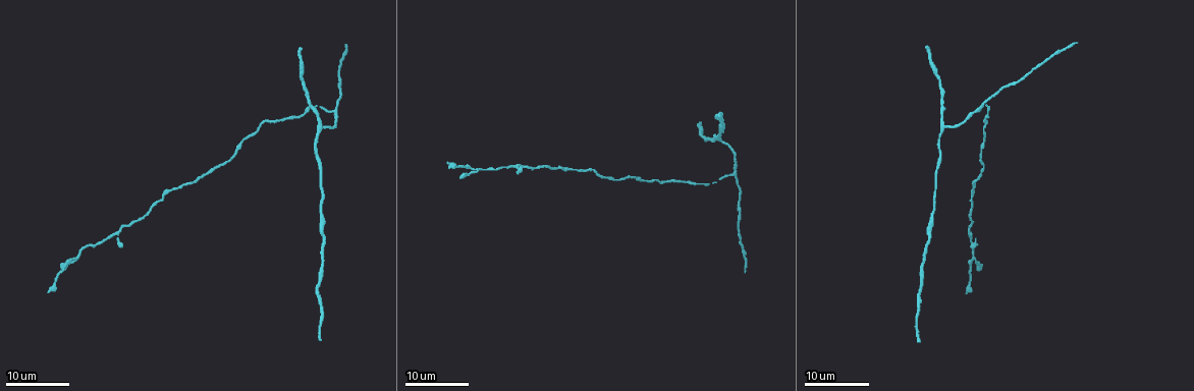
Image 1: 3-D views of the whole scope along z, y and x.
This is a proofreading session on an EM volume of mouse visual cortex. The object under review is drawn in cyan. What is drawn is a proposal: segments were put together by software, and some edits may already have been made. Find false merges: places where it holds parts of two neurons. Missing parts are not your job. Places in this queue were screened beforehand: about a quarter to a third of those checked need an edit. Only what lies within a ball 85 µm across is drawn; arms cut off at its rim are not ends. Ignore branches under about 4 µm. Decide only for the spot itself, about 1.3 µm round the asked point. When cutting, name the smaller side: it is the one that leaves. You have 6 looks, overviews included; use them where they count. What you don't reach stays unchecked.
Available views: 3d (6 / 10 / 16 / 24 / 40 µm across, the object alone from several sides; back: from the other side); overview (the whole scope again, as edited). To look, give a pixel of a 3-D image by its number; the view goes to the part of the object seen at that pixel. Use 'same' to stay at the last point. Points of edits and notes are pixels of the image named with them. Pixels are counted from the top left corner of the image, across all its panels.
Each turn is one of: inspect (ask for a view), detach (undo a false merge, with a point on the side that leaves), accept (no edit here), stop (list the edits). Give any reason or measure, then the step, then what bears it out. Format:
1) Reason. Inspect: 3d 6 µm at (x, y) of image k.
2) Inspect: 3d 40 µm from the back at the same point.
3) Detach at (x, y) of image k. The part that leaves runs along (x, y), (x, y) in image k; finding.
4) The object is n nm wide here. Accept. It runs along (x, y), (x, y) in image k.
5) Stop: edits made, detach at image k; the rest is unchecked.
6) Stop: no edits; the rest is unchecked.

Inspect: 3d 16 µm at (736, 173) of image 1.

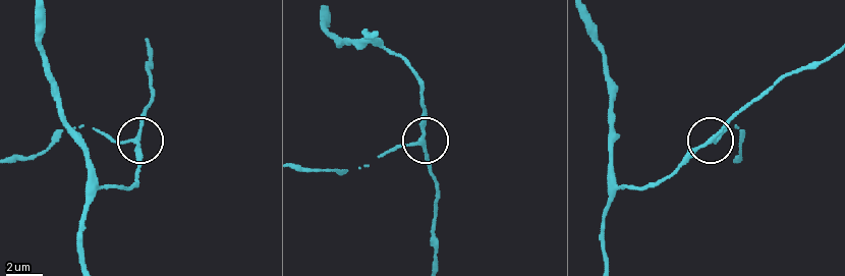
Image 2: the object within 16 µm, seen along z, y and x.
Inspect: 3d 10 µm at (709, 140) of image 2.

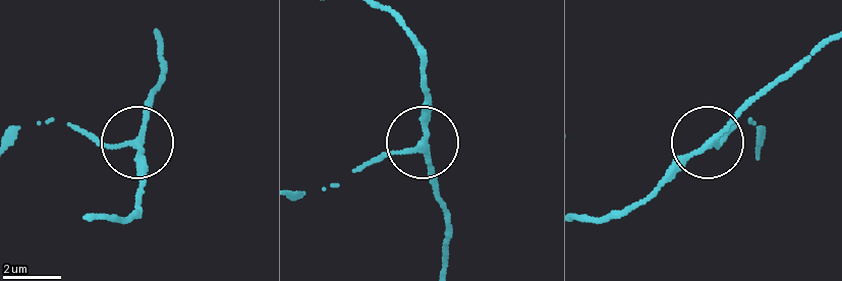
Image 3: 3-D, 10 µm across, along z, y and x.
The object is 190 nm wide here. Accept. It runs along (14, 135), (54, 121), (131, 143), (146, 95) in image 3; all the same neuron.

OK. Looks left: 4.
Calibre changes. Inspect: 3d 16 µm at (1004, 87) of image 1.

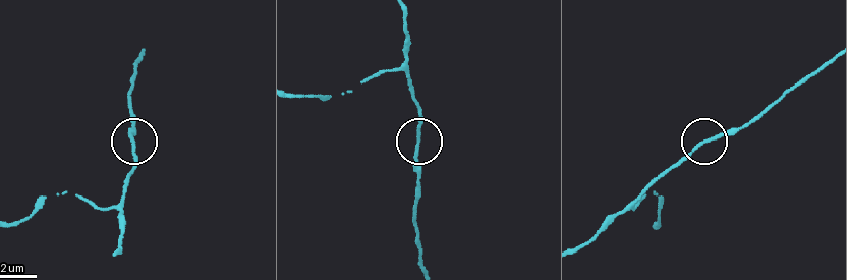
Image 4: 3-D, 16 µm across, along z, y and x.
Inspect: 3d 10 µm at (132, 139) of image 4.

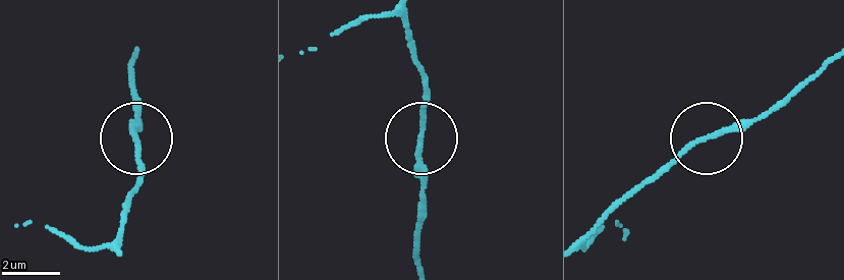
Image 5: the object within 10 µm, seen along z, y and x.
Accept. Continuous, no second neuron.

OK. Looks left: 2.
Sudden change in width. Inspect: 3d 24 µm at (636, 176) of image 1.

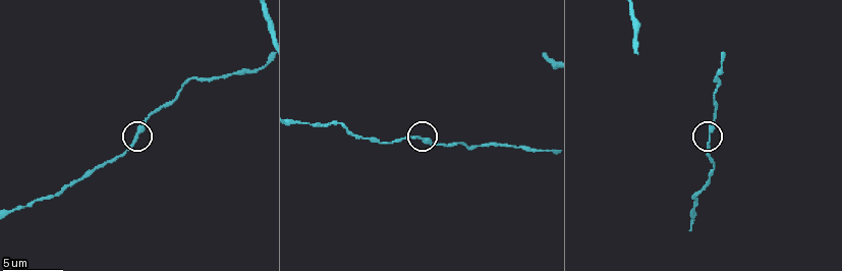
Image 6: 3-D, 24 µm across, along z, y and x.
Inspect: 3d 10 µm at (423, 137) of image 6.

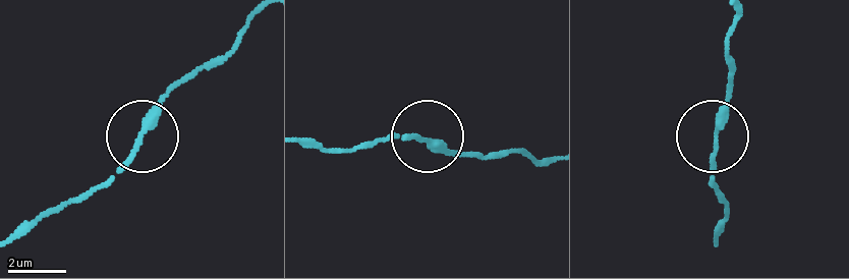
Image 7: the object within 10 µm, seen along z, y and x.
Accept. It runs along (550, 160), (442, 152), (422, 137), (377, 137) in image 7; continuous, no second neuron.

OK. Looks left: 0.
Stop: no edits; the rest is unchecked.

